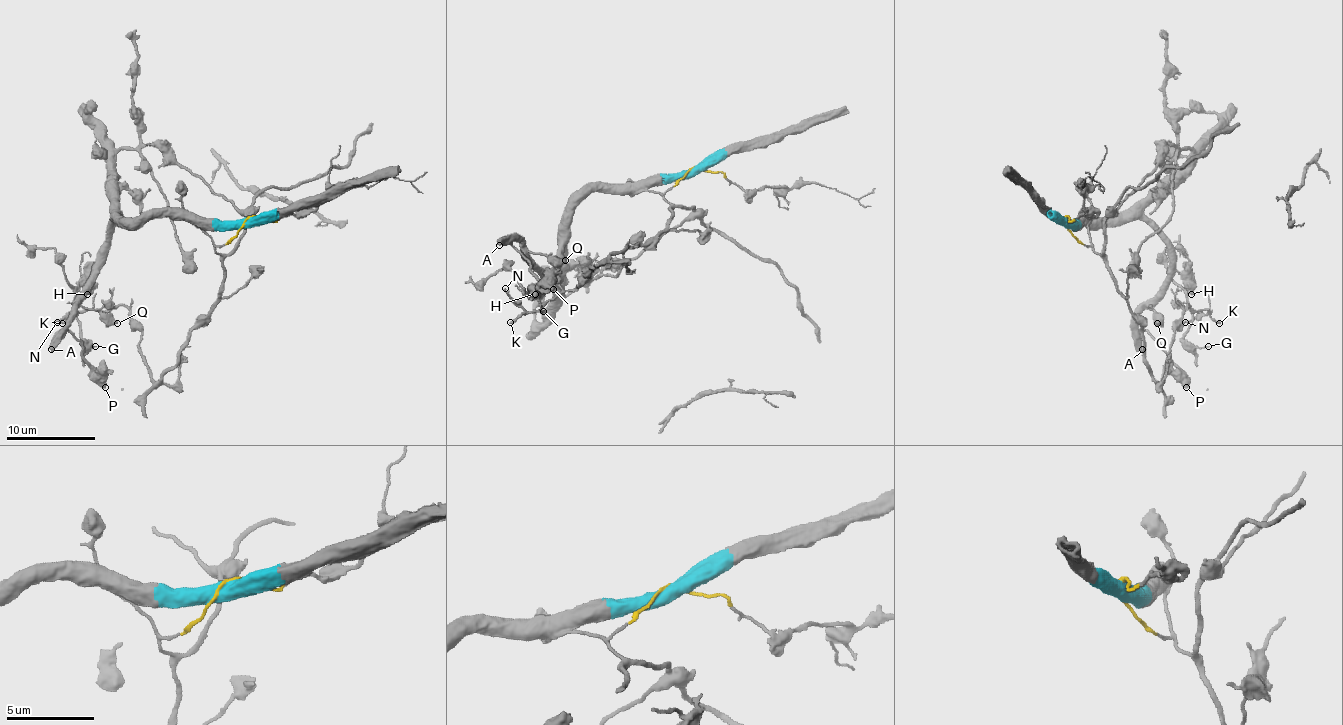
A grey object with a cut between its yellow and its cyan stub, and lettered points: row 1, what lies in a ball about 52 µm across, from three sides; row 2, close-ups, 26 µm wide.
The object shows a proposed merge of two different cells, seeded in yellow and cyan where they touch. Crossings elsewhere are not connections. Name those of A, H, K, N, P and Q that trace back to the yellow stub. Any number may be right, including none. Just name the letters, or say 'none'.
K, N

